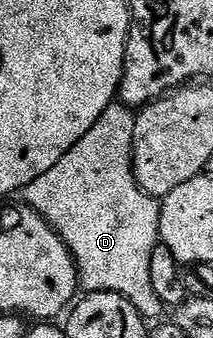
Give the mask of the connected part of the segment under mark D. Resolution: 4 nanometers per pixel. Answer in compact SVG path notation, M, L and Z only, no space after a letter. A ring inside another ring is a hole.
M122 102L108 105L93 129L49 173L29 181L21 199L40 211L67 243L79 267L79 286L84 292L117 293L130 299L144 320L159 321L165 308L153 289L149 261L153 261L153 249L161 243L160 200L146 195L135 179L131 156L135 117L136 112Z

